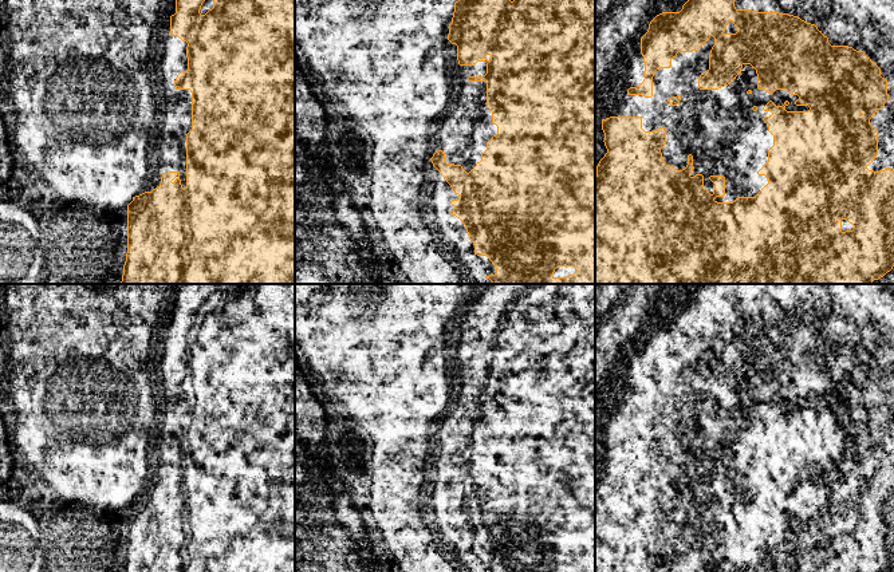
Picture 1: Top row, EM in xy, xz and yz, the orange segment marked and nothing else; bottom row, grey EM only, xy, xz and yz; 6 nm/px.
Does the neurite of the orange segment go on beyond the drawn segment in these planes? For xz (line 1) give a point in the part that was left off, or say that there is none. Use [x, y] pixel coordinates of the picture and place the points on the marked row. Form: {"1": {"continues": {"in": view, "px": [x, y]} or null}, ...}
{"1": {"continues": null}}

